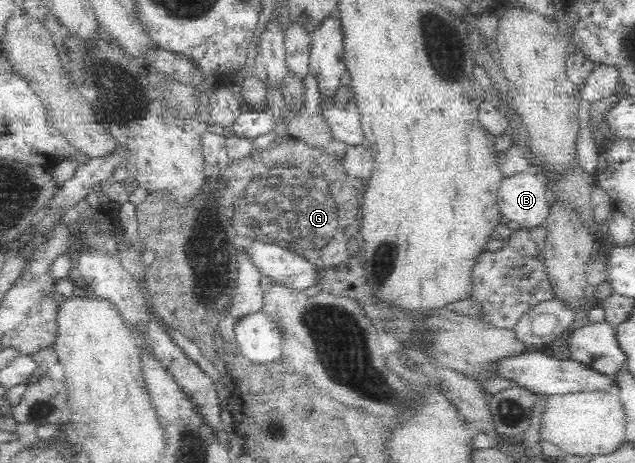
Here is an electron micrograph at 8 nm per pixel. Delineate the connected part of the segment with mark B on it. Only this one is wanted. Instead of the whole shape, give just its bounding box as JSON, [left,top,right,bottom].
[497,169,551,232]

